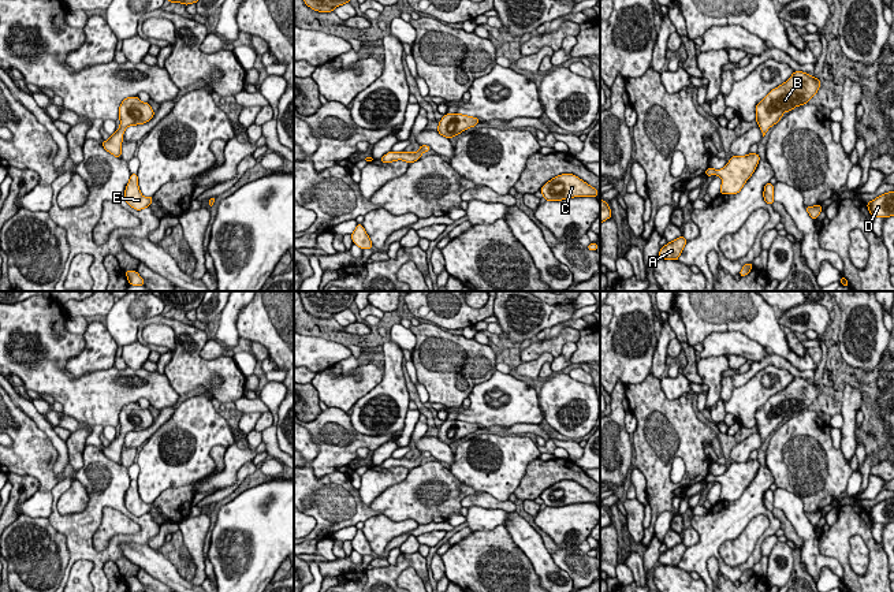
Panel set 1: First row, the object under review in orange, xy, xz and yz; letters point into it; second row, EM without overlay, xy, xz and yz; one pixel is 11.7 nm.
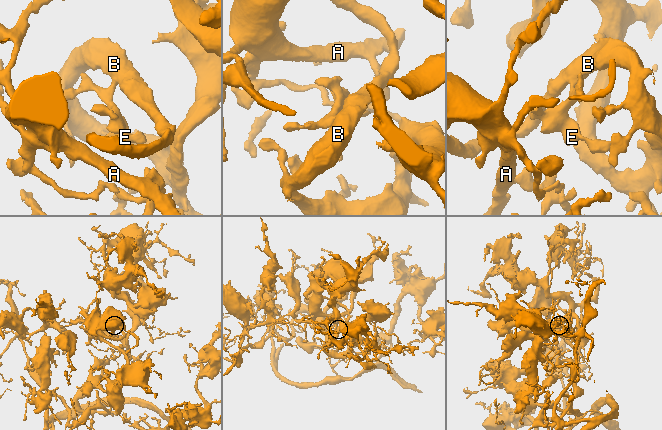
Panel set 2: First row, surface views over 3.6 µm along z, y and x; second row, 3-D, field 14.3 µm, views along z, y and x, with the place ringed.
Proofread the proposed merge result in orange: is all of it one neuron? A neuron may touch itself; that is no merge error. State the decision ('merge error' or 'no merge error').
no merge error

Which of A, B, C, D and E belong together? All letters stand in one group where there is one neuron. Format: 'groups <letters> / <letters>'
groups A B C D E

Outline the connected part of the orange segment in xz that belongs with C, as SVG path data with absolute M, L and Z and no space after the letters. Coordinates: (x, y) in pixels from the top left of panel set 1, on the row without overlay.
M562 480L547 488L540 498L547 507L562 507L573 503L597 503L599 498L573 480Z

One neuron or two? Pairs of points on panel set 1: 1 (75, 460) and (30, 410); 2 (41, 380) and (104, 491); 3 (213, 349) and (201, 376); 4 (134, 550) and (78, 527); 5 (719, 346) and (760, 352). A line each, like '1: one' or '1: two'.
1: two
2: two
3: two
4: two
5: one

